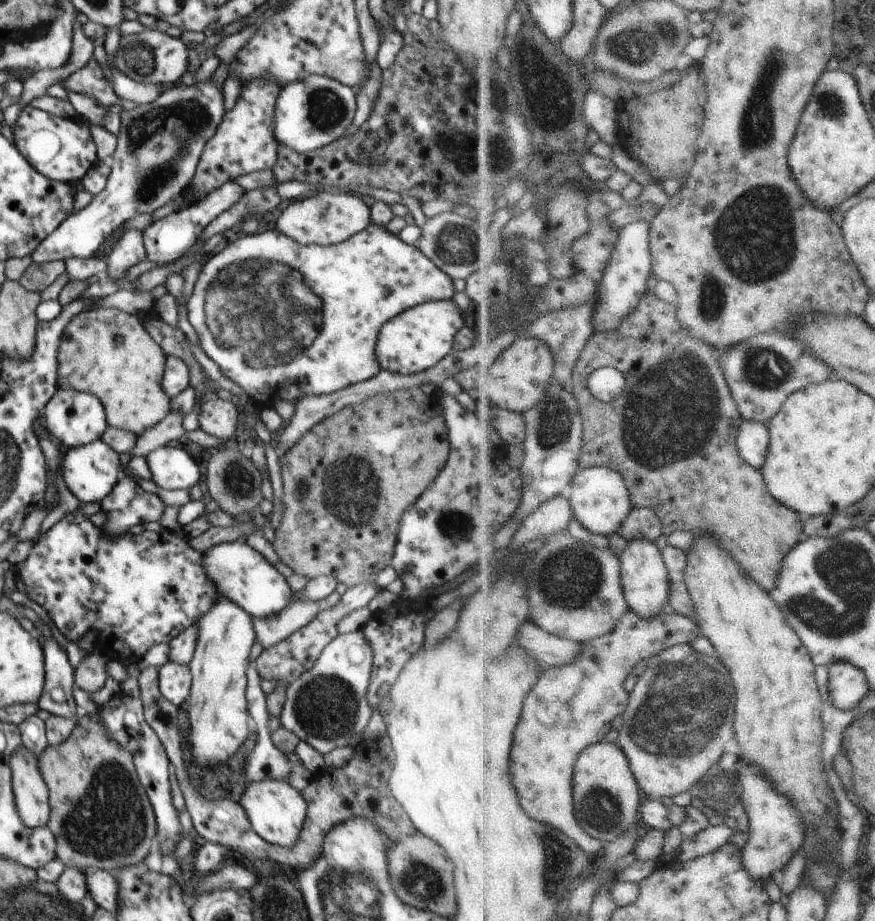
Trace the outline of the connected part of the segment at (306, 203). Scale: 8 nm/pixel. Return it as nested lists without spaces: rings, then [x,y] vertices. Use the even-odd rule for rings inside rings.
[[[322,191],[317,196],[310,196],[310,198],[296,198],[292,204],[286,206],[277,219],[275,229],[302,245],[330,246],[354,236],[370,223],[370,208],[364,203],[361,196],[349,191],[339,194]]]

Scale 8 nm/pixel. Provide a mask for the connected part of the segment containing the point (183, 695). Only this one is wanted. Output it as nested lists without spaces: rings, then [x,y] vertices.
[[[169,660],[158,669],[158,684],[162,696],[177,707],[186,705],[191,690],[191,674],[188,664],[176,664]]]

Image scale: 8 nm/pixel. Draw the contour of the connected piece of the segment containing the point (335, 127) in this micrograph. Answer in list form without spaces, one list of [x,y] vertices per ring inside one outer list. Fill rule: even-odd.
[[[310,74],[306,80],[296,80],[281,87],[274,112],[274,136],[289,152],[312,153],[344,136],[354,120],[357,102],[355,89],[333,78]]]

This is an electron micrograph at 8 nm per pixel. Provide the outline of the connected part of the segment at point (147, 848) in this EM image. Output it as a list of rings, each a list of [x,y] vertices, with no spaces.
[[[100,714],[81,717],[72,734],[62,744],[46,747],[38,755],[38,770],[50,792],[48,830],[52,830],[56,838],[56,856],[66,867],[78,868],[85,873],[93,870],[112,872],[116,868],[142,863],[154,850],[156,816],[150,798],[138,780],[132,754],[116,740],[108,738]]]

